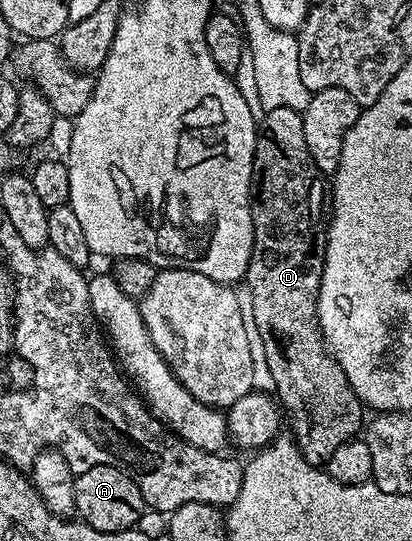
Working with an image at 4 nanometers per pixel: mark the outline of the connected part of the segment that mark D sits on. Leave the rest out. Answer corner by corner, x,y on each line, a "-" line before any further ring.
273,108
272,111
266,111
257,132
254,181
250,187
254,243
244,279
244,286
250,289
248,314
256,331
261,361
262,358
266,361
266,370
270,373
271,380
278,385
276,398
288,419
289,433
304,460
311,466
321,467
330,459
332,452
340,448
340,444
359,437
364,430
364,404
349,386
348,376
344,376
344,370
340,368
338,361
331,356
318,323
318,297
326,259
327,223
324,219
328,214
328,182
318,171
308,152
299,111
292,108

